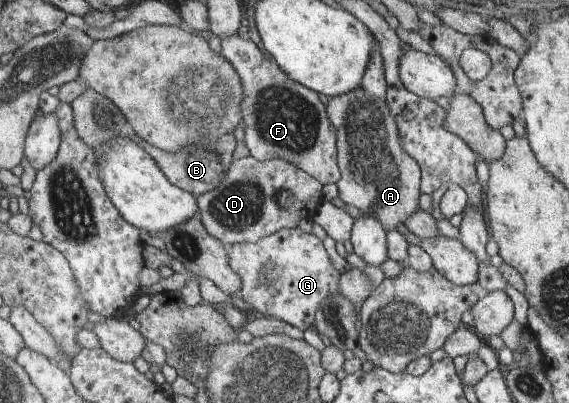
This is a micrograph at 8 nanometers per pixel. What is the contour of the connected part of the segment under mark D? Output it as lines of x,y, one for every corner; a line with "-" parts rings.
251,154
232,161
227,176
219,188
198,196
199,215
209,234
228,247
241,242
256,243
275,234
278,230
297,228
303,218
313,222
324,201
324,184
301,167
295,166
287,159
257,160

